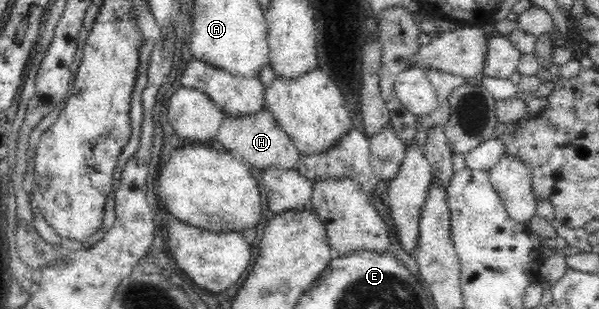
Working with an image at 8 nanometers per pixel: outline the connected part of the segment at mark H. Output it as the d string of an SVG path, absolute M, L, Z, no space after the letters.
M266 107L256 115L243 115L242 118L224 115L215 143L250 166L256 174L266 167L280 167L285 170L296 170L298 167L300 152L297 146L277 126L276 119Z

